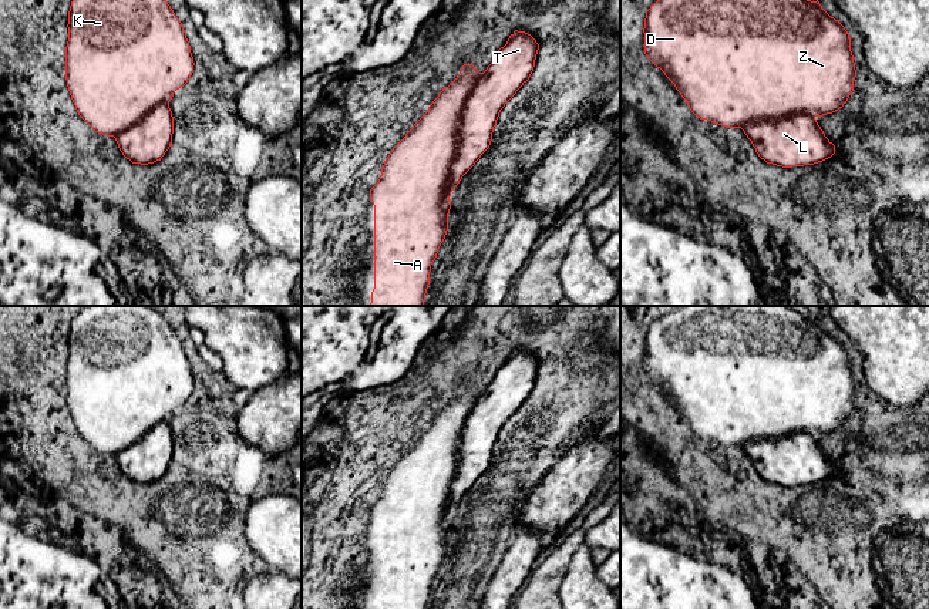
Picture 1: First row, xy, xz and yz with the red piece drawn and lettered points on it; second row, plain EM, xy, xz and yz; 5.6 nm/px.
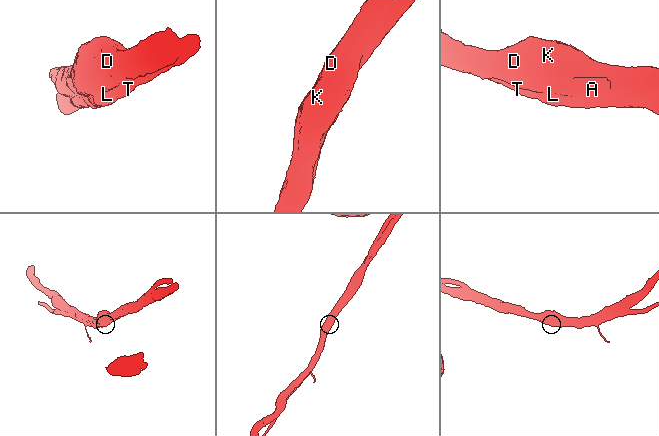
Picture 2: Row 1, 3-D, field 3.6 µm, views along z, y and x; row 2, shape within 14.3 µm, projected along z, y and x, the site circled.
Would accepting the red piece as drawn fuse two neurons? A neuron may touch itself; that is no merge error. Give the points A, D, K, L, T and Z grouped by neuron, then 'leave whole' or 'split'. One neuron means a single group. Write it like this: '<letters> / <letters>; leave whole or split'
A D K L T Z; leave whole

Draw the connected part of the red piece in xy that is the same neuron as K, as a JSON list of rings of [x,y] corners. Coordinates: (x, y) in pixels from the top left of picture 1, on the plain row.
[[[84,306],[71,320],[65,366],[65,398],[78,434],[98,452],[114,455],[132,482],[148,484],[172,465],[169,420],[193,391],[186,351],[161,310],[152,306]]]

